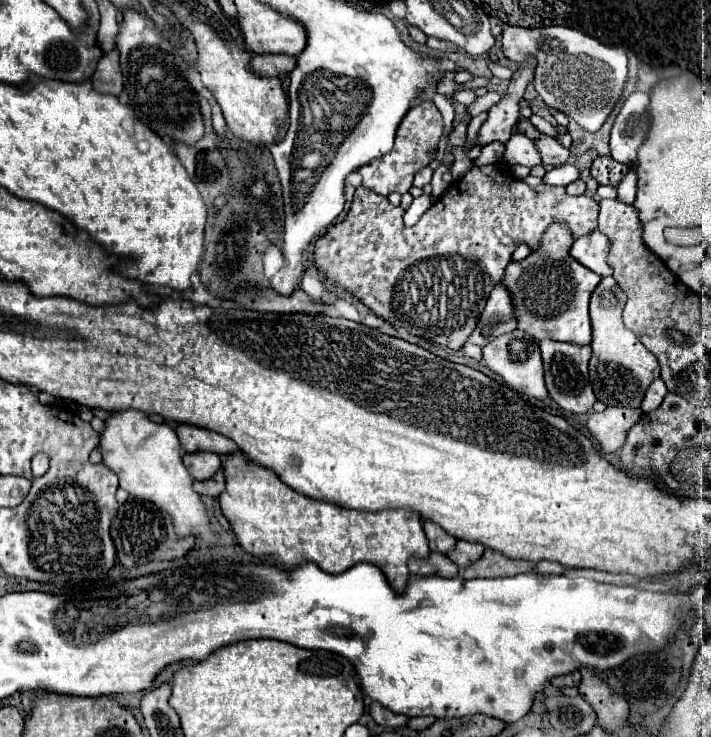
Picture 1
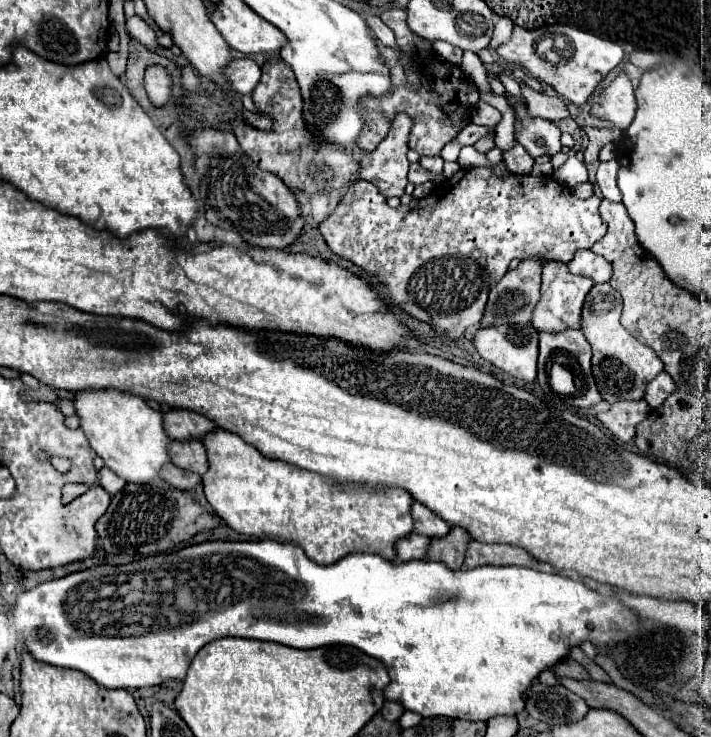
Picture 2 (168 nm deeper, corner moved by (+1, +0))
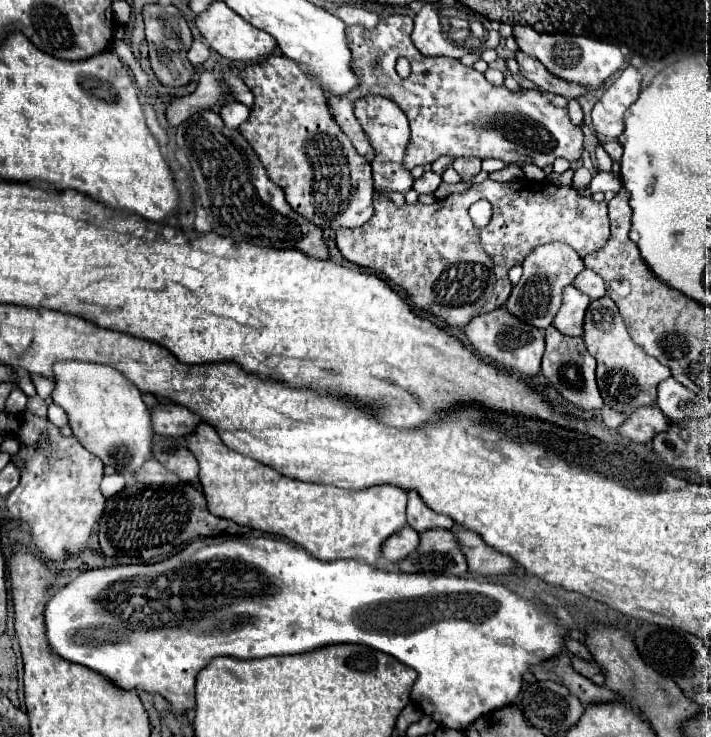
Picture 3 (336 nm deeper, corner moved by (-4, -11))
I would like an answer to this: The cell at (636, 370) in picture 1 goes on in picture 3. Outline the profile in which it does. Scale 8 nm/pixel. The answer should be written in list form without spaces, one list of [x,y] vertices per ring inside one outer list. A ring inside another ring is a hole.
[[[603,296],[589,304],[583,328],[585,348],[597,360],[597,386],[603,402],[609,408],[625,414],[635,412],[639,406],[653,404],[657,398],[657,384],[669,378],[671,370],[645,354],[643,348],[631,340],[617,306],[609,296]]]

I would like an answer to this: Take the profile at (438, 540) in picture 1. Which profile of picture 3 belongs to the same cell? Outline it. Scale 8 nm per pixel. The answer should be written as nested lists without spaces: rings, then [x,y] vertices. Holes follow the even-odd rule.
[[[409,490],[409,502],[407,502],[407,522],[415,532],[425,532],[429,528],[445,528],[451,530],[455,522],[439,512],[433,512],[415,490]]]

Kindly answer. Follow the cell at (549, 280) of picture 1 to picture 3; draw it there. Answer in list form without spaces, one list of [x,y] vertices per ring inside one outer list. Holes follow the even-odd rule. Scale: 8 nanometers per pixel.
[[[567,286],[563,292],[563,304],[553,320],[553,326],[565,336],[583,336],[583,316],[589,302],[591,300],[575,286]]]

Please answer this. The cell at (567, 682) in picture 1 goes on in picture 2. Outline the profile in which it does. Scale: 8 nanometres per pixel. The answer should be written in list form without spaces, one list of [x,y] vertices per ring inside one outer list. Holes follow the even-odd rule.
[[[568,657],[568,659],[562,661],[562,663],[558,663],[552,671],[554,671],[556,677],[568,677],[568,679],[576,679],[576,681],[588,679],[586,669],[584,669],[580,663],[576,663],[572,657]]]

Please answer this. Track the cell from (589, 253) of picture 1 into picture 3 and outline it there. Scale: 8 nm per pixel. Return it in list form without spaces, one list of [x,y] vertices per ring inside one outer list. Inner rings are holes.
[[[585,268],[585,270],[575,278],[573,286],[575,286],[577,290],[581,290],[583,294],[587,294],[591,300],[603,298],[605,292],[607,292],[607,290],[605,290],[605,280],[603,280],[599,274],[595,274],[593,270],[589,270],[589,268]]]

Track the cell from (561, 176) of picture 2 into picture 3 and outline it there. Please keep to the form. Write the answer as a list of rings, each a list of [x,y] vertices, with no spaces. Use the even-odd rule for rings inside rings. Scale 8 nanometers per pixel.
[[[597,172],[591,180],[591,194],[595,192],[619,192],[621,190],[621,180],[615,174],[607,174],[607,172]]]

